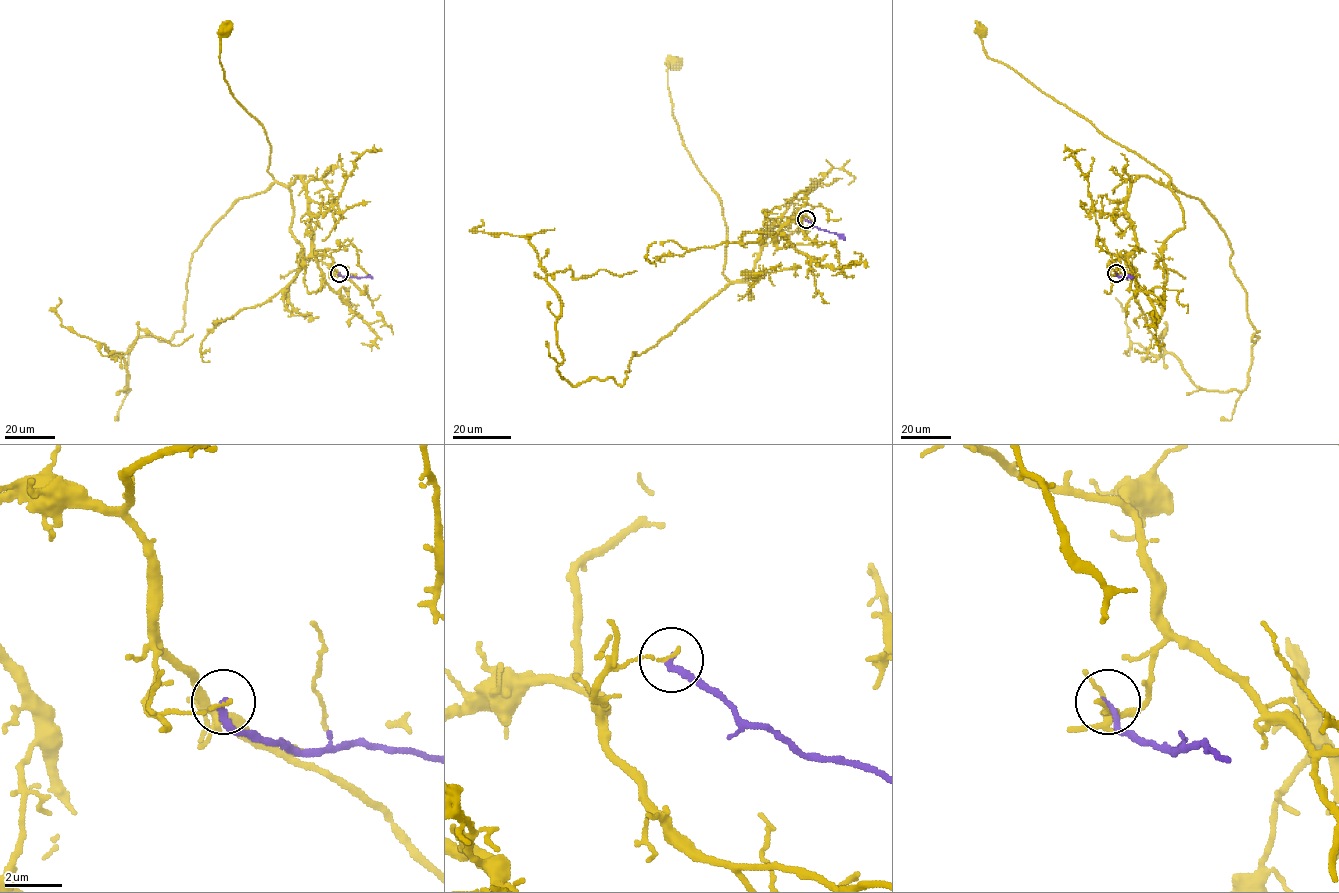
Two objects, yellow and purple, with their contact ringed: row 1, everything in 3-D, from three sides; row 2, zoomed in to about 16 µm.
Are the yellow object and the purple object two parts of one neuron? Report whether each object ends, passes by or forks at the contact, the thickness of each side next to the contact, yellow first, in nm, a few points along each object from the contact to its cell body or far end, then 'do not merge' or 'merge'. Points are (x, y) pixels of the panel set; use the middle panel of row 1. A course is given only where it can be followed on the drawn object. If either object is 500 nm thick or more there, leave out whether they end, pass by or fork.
yellow ends; purple ends; calibres 120 and 200 nm; course yellow (806, 219), (787, 222), (775, 244), (770, 231), (751, 272), (730, 283), (721, 201), (682, 140), (671, 63); course purple (806, 220), (845, 240); do not merge

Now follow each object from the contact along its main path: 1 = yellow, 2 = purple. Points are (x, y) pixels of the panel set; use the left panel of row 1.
1: (339, 273), (330, 257), (313, 253), (299, 176), (284, 186), (268, 171), (263, 127), (225, 81), (223, 30)
2: (339, 273), (346, 277), (373, 277)

